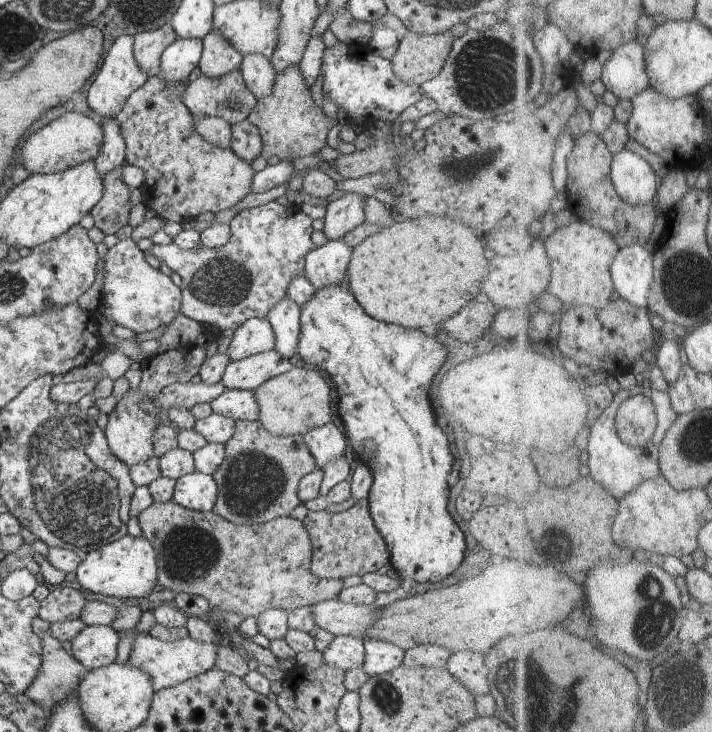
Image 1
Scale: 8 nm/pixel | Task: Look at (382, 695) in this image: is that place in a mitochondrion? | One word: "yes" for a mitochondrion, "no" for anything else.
yes

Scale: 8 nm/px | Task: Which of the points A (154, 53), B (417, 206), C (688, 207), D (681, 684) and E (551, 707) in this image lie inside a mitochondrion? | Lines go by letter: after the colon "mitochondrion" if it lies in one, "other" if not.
A: other
B: other
C: other
D: mitochondrion
E: mitochondrion

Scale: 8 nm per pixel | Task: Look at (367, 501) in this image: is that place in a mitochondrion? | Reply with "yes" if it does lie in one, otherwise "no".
no

